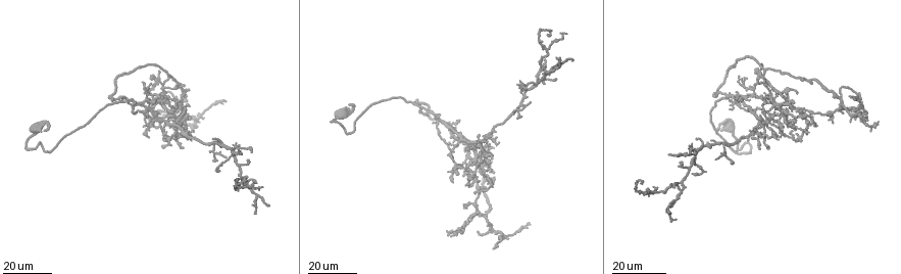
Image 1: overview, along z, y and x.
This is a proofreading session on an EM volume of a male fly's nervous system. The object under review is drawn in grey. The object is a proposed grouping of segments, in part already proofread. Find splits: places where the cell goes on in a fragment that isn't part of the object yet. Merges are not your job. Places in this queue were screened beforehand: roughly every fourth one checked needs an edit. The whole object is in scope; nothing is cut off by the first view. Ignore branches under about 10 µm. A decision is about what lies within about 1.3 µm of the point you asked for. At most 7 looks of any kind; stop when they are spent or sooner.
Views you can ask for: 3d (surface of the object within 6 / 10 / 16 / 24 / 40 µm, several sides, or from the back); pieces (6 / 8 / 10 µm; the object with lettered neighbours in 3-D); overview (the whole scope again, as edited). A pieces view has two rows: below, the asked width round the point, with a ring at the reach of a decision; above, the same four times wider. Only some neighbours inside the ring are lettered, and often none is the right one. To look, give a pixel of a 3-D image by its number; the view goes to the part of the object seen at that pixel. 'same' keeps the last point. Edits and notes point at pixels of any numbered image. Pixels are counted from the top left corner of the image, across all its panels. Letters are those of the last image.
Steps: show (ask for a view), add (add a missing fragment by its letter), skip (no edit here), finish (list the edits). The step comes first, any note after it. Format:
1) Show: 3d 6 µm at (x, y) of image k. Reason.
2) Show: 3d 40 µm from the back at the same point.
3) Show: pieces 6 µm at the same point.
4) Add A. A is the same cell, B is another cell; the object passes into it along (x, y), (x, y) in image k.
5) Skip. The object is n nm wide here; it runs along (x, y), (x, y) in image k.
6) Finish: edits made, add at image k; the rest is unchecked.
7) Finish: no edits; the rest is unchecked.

Show: 3d 16 µm at (241, 151) of image 1. Tapers out.

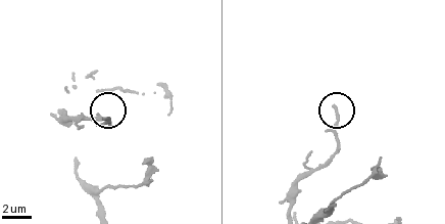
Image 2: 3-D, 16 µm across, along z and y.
Show: 3d 10 µm at (105, 118) of image 2.

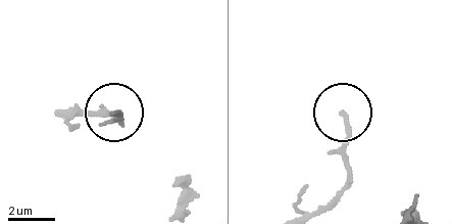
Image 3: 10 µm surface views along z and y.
Show: pieces 10 µm at (345, 113) of image 3.

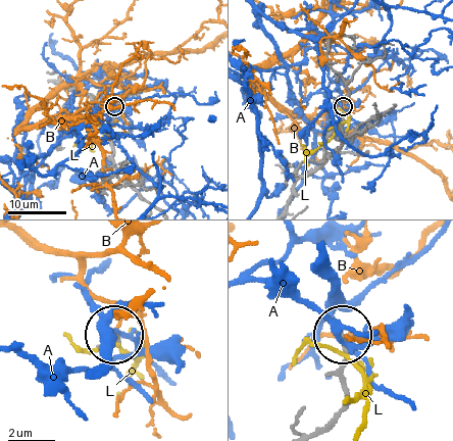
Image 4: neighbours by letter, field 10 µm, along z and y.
Skip. A, B and L are other cells; no lettered fragment goes on from it.

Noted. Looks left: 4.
Show: 3d 24 µm at (447, 231) of image 1.

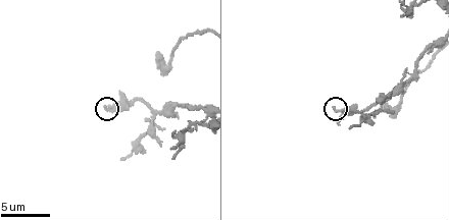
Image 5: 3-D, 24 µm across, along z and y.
Show: 3d 10 µm at (105, 105) of image 5.

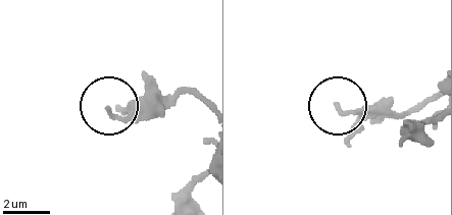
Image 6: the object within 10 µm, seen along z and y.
Show: pieces 8 µm at (107, 109) of image 6.

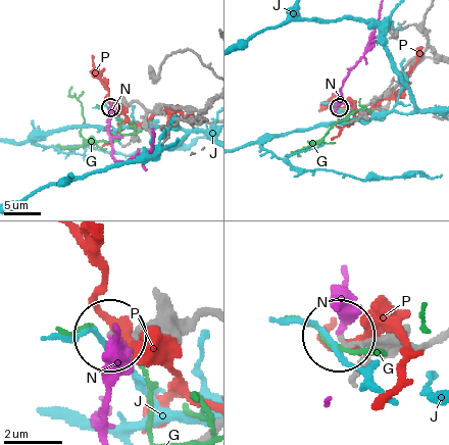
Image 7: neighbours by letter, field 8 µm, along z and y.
Skip. The object is 170 nm wide here; G, J, N and P are other cells; none of them fits.

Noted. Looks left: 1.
Show: pieces 6 µm at (121, 160) of image 5. An open end.

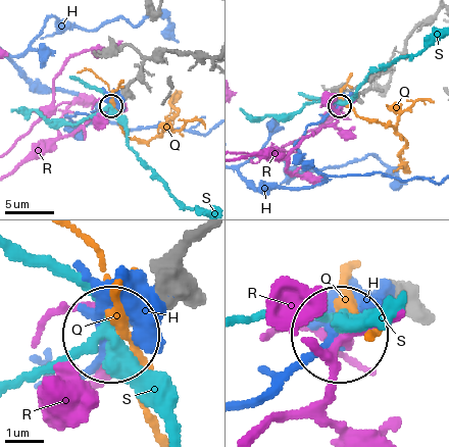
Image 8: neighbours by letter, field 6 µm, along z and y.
Skip. H, Q, R and S are other cells; it runs along (208, 57), (154, 53), (125, 94), (111, 105) in image 8; no lettered fragment goes on from it.

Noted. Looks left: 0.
Finish: no edits; the rest is unchecked.

